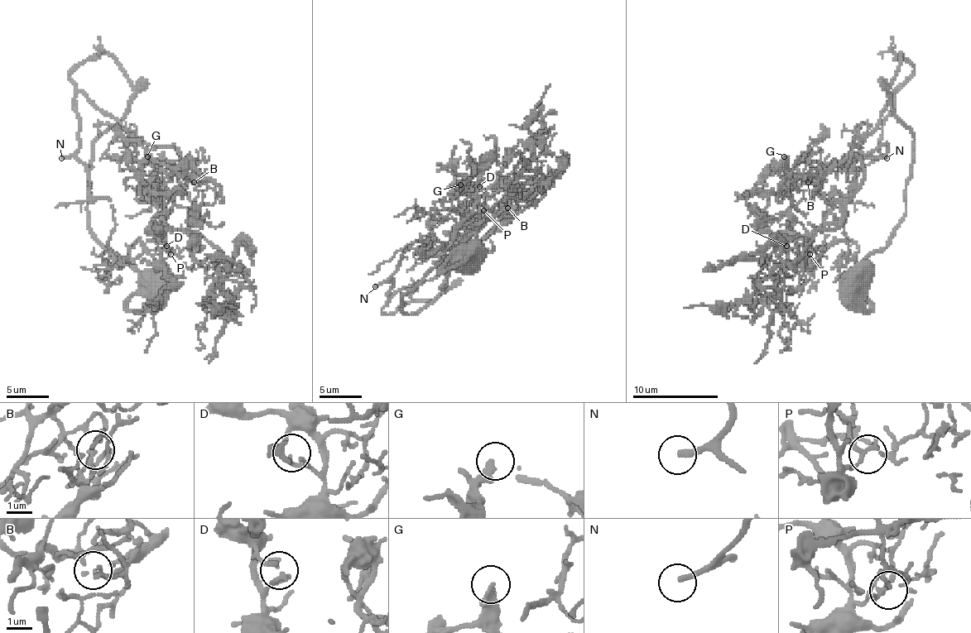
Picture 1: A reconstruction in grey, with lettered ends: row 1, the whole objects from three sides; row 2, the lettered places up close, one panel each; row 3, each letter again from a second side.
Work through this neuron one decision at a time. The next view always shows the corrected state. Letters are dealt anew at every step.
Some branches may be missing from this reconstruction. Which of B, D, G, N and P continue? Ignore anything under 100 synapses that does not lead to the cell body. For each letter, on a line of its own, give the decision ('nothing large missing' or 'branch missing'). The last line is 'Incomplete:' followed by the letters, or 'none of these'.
B: nothing large missing
D: nothing large missing
G: nothing large missing
N: branch missing
P: nothing large missing
Incomplete: N

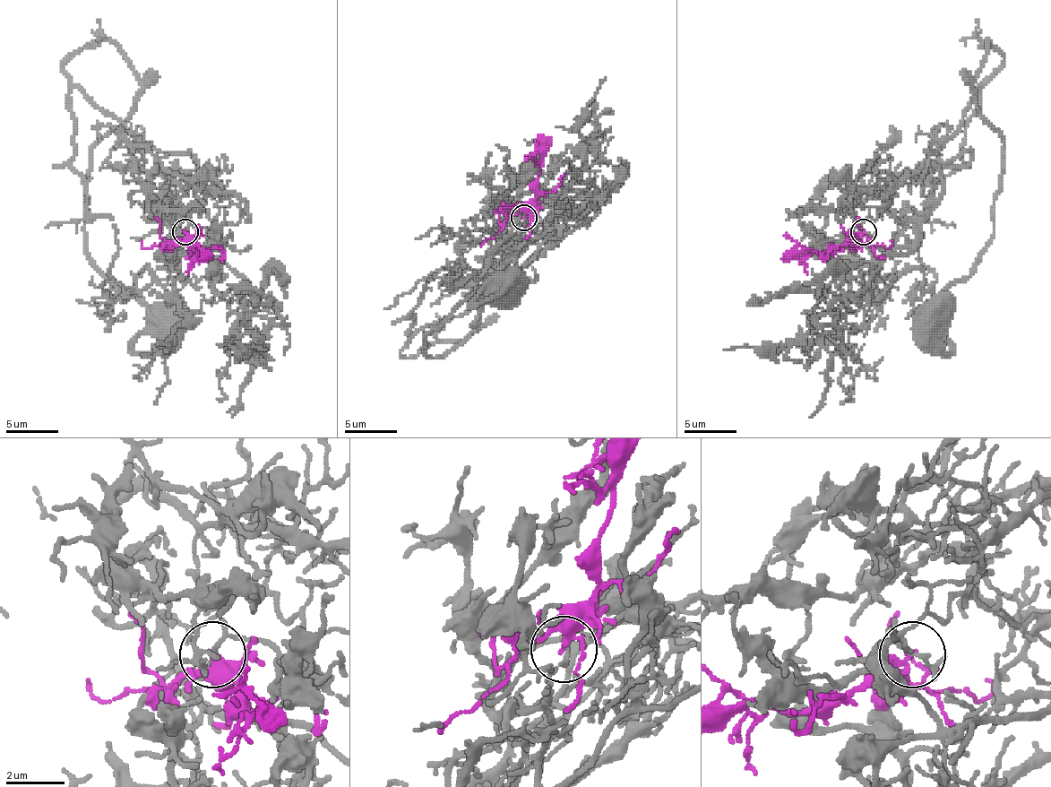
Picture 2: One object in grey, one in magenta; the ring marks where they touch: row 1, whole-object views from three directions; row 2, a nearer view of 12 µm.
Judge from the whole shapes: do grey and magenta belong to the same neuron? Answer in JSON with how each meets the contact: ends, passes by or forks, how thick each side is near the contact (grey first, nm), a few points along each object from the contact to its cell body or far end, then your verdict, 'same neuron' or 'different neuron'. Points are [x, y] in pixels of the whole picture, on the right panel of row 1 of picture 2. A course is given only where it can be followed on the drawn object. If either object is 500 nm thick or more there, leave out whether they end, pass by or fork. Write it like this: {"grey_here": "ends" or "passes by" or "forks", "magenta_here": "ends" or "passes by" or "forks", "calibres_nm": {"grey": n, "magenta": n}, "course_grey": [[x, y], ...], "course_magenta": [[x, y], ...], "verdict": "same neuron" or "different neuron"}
{"grey_here": "forks", "magenta_here": "passes by", "calibres_nm": {"grey": 100, "magenta": 190}, "course_grey": [[864, 232], [939, 165], [1004, 56], [988, 40], [973, 87], [1004, 147], [994, 237], [929, 324]], "course_magenta": [[864, 232], [854, 232], [843, 243], [822, 254], [799, 251], [794, 240], [783, 235]], "verdict": "different neuron"}

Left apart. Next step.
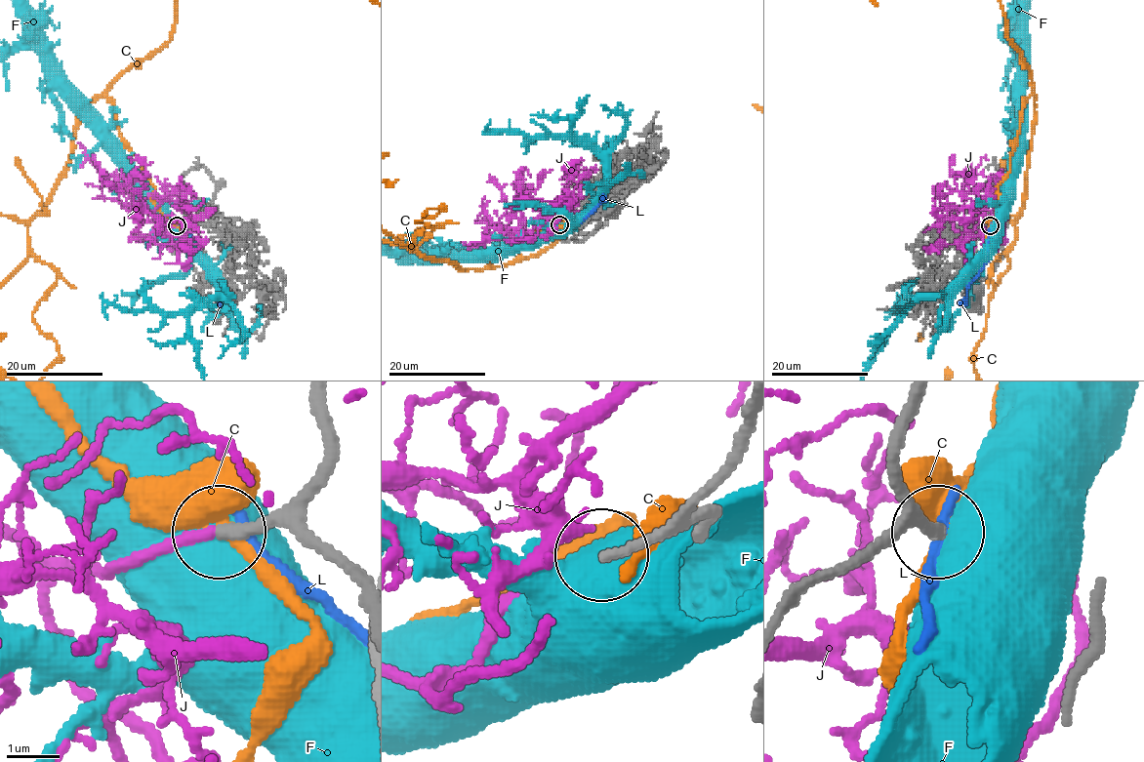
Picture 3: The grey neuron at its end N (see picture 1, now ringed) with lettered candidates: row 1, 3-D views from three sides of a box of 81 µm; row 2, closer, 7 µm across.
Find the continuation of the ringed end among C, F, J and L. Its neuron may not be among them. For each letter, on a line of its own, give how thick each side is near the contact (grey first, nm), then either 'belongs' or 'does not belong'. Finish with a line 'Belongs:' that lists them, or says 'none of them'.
C: 240 nm thick on the grey side, 340 nm on the other; does not belong
F: 240 nm thick on the grey side, 750 nm on the other; does not belong
J: 200 nm thick on the grey side, 190 nm on the other; belongs
L: 280 nm thick on the grey side, 240 nm on the other; does not belong
Belongs: J

